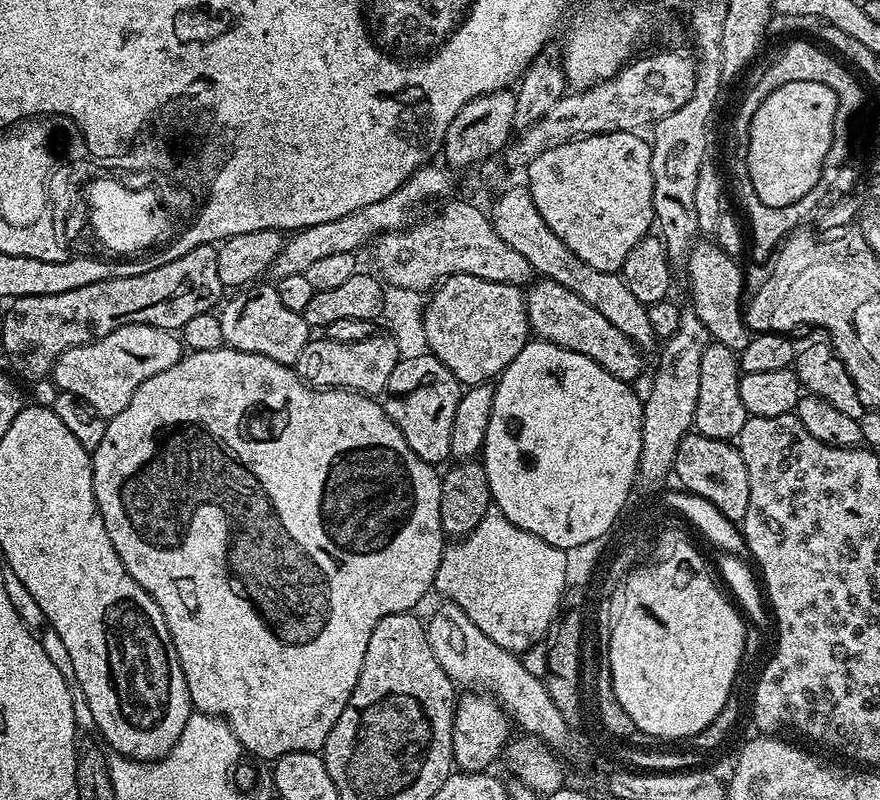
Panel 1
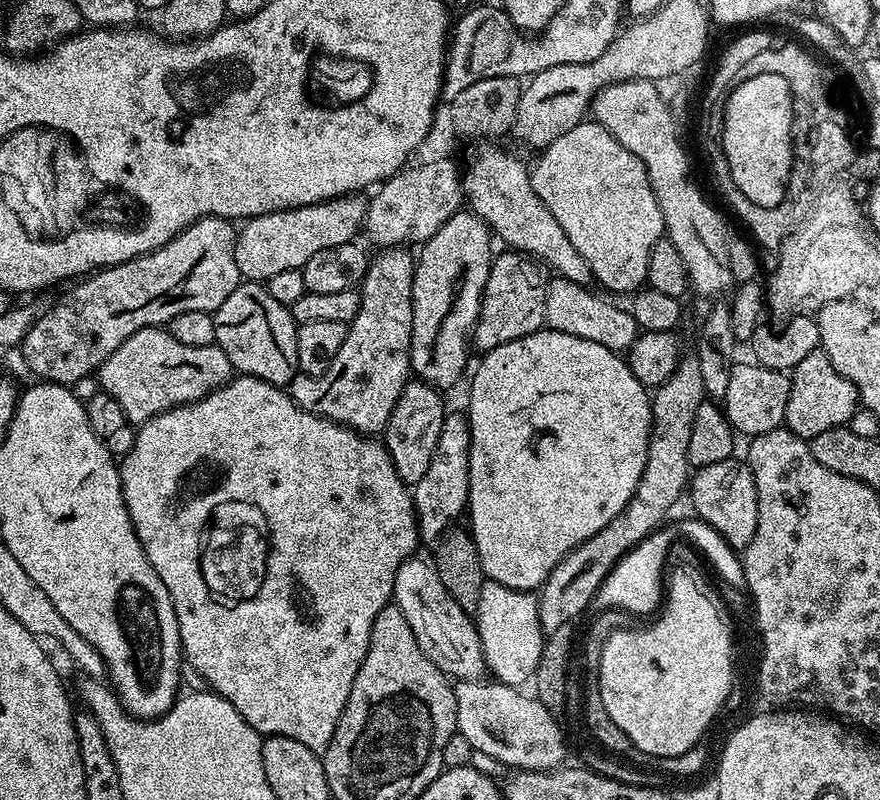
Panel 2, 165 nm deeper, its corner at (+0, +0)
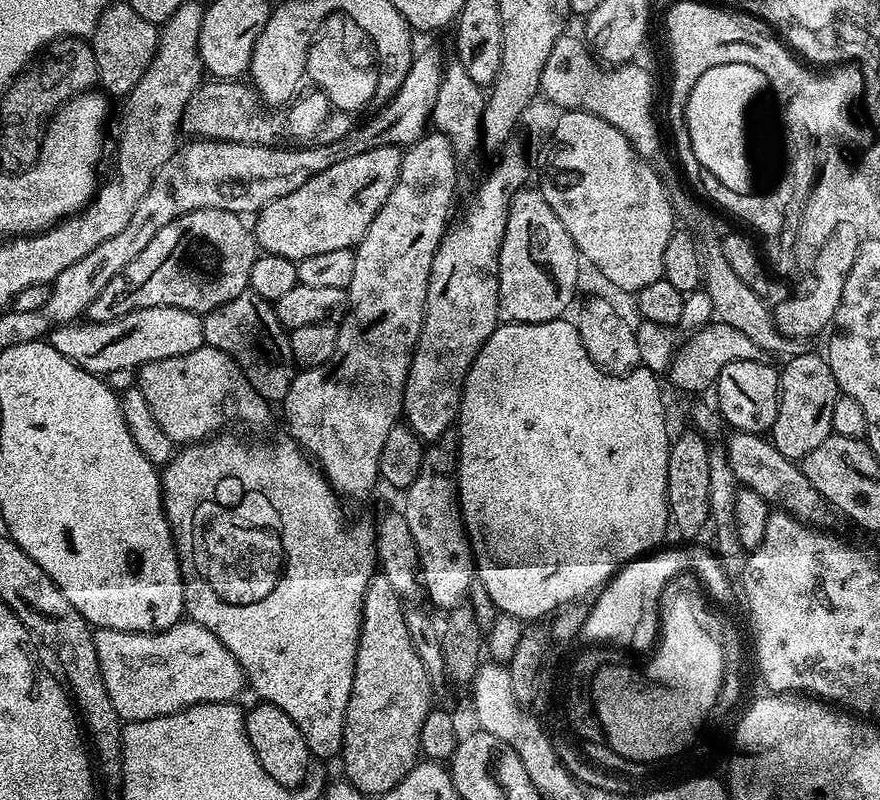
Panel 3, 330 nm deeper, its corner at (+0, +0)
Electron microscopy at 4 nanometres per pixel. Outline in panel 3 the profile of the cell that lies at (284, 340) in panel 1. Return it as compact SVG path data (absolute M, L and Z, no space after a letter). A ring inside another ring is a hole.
M249 290L238 294L238 298L230 298L230 302L218 306L213 312L203 313L203 317L205 345L209 348L222 350L230 358L234 358L234 362L240 367L242 374L246 374L250 386L254 386L254 390L258 390L258 394L265 400L283 402L298 369L290 354L288 332L278 322L275 307L269 301L263 300L258 294Z

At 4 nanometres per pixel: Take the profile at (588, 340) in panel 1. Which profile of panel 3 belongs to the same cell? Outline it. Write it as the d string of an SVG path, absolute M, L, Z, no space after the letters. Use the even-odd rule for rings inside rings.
M709 322L704 327L695 329L691 335L688 341L684 340L677 347L666 371L669 382L680 392L704 392L707 388L709 391L715 385L718 374L722 374L722 366L730 366L730 362L764 360L766 356L753 339L729 324Z

